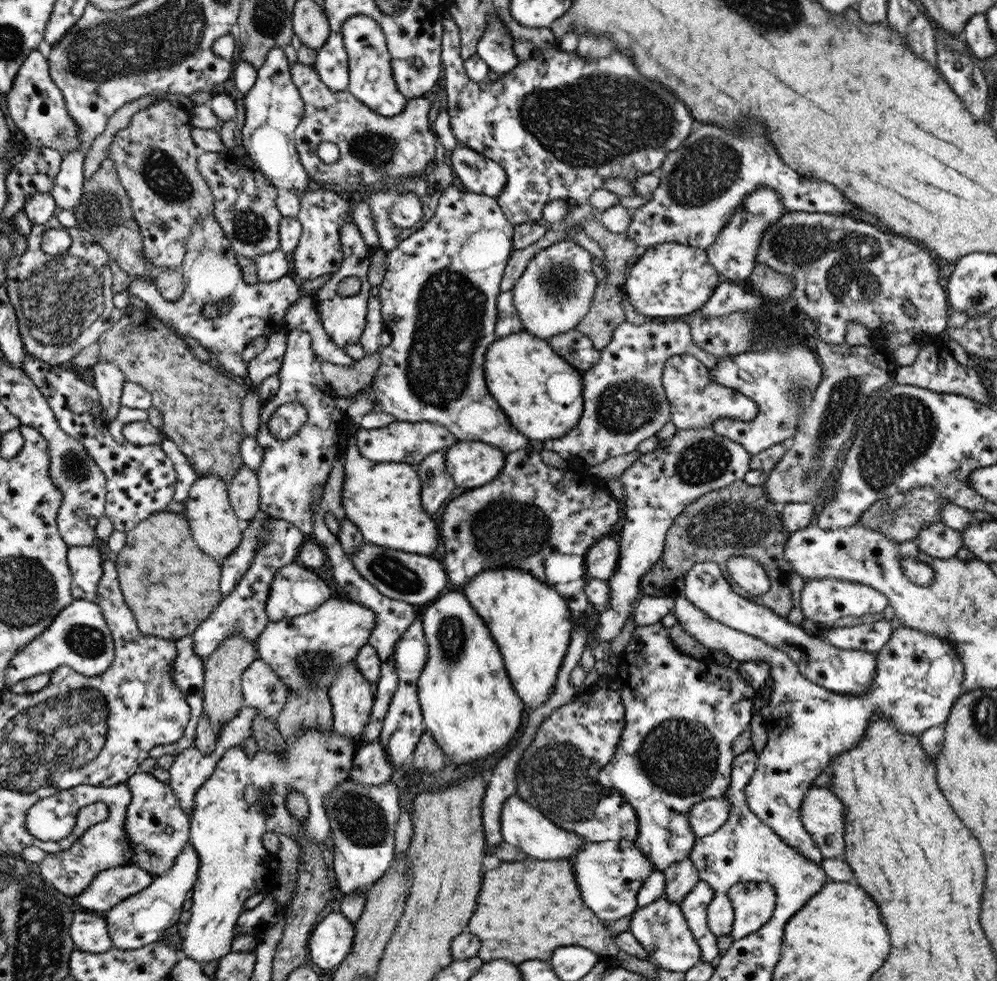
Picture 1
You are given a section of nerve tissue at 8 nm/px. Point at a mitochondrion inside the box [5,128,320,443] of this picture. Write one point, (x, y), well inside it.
(61, 300)

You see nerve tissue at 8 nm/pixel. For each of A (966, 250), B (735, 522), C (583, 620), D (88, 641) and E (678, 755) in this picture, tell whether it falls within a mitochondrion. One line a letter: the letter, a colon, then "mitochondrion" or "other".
A: other
B: mitochondrion
C: other
D: mitochondrion
E: mitochondrion

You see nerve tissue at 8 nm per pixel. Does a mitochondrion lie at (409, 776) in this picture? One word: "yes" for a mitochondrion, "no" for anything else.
no

